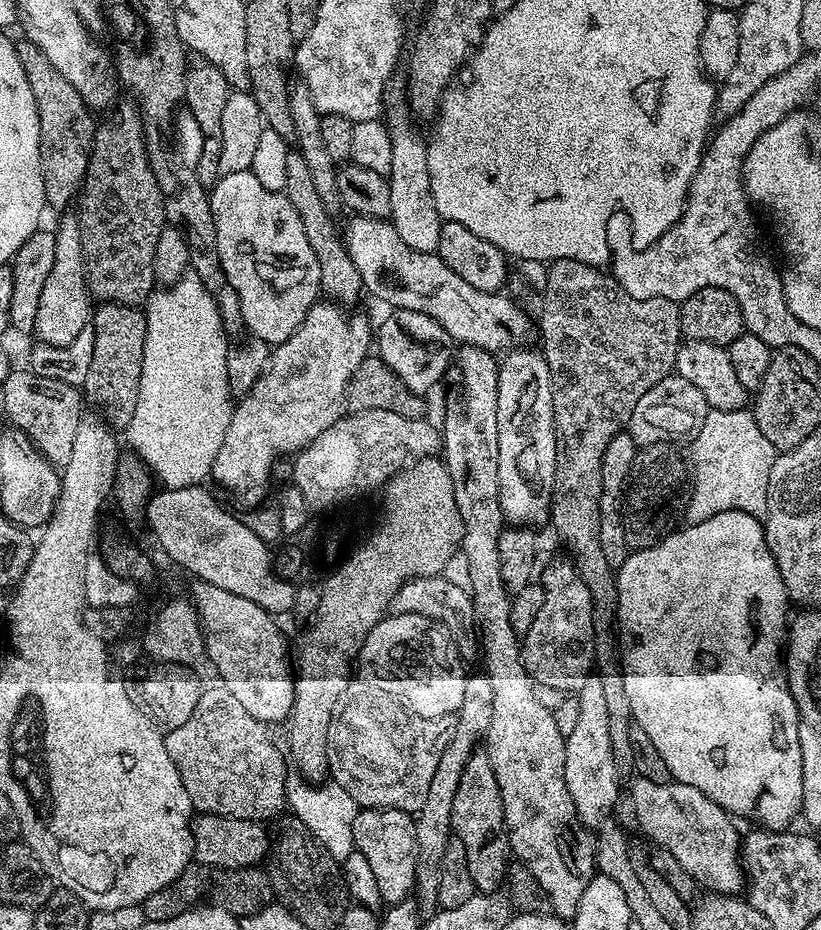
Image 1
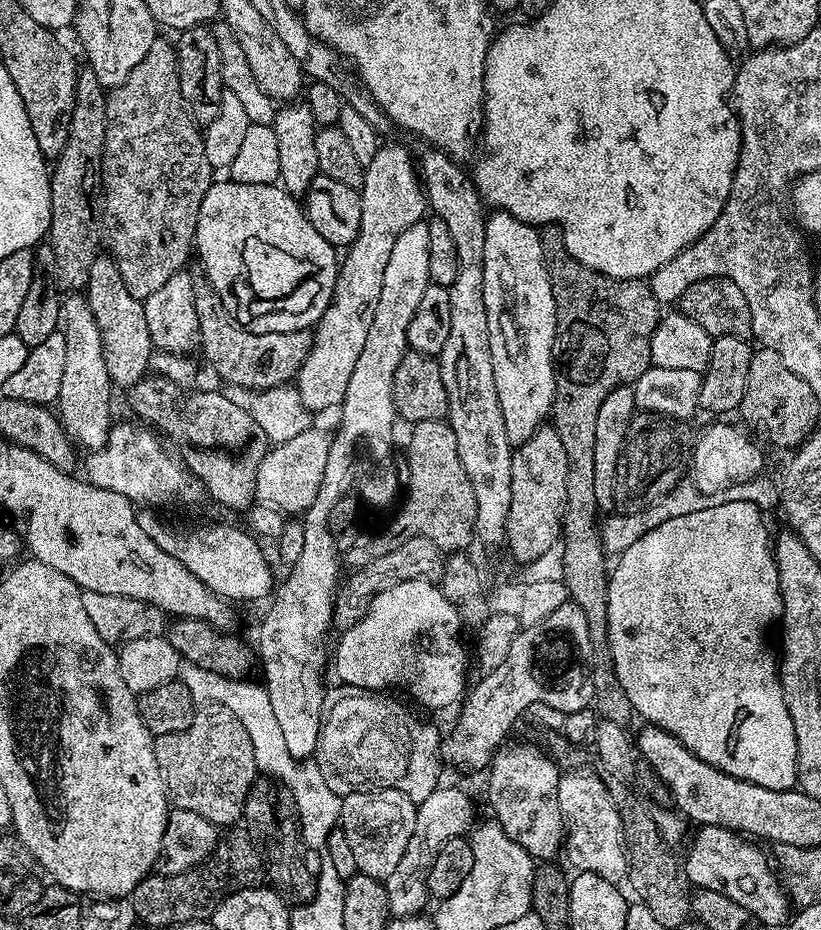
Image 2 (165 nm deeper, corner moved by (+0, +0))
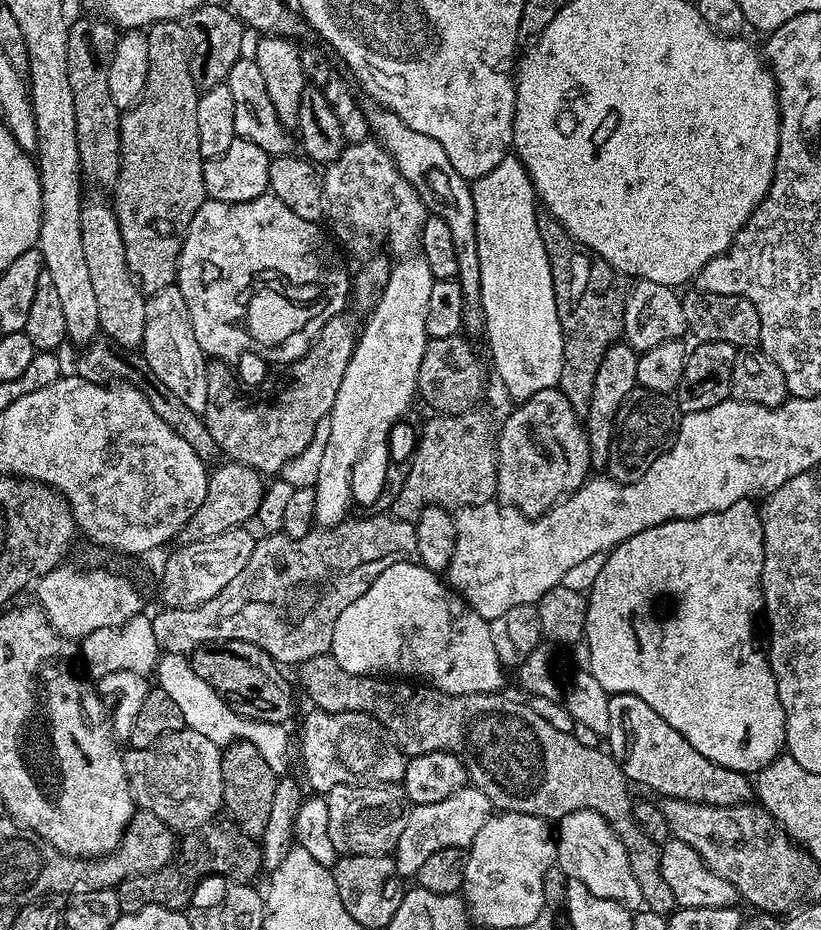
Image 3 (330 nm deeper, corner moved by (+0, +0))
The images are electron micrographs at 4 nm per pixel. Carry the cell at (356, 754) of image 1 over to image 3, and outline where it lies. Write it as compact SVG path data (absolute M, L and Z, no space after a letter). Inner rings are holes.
M312 710L312 713L304 720L304 730L300 734L300 760L304 763L304 776L313 784L315 791L326 794L338 782L336 776L336 760L348 772L353 772L353 777L367 778L377 784L394 784L404 779L404 765L406 757L400 751L400 747L395 742L387 739L380 740L382 732L379 727L373 726L373 717L365 712L321 712Z

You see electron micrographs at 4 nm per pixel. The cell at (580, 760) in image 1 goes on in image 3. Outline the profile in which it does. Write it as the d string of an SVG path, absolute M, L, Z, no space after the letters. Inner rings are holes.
M574 810L562 817L554 835L555 867L561 868L569 880L582 882L586 890L590 890L590 894L598 894L598 898L610 898L629 910L644 908L642 890L638 890L634 870L630 870L626 846L622 846L618 834L614 834L614 830L608 825L606 818L602 818L602 814L594 810Z

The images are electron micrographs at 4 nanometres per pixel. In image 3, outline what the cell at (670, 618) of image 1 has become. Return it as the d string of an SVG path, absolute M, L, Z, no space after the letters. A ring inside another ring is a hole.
M751 499L739 500L721 512L711 512L705 516L695 516L689 520L668 520L665 524L650 526L634 538L626 538L605 555L605 565L591 589L586 593L588 609L586 610L586 630L584 640L588 644L587 671L591 672L598 683L610 694L634 694L658 714L666 718L702 758L710 758L718 766L726 766L735 772L755 774L761 768L781 755L784 743L784 711L778 698L776 676L768 665L768 654L762 643L762 636L756 633L756 627L762 624L764 591L760 585L762 562L764 561L764 535L760 521L759 507Z

